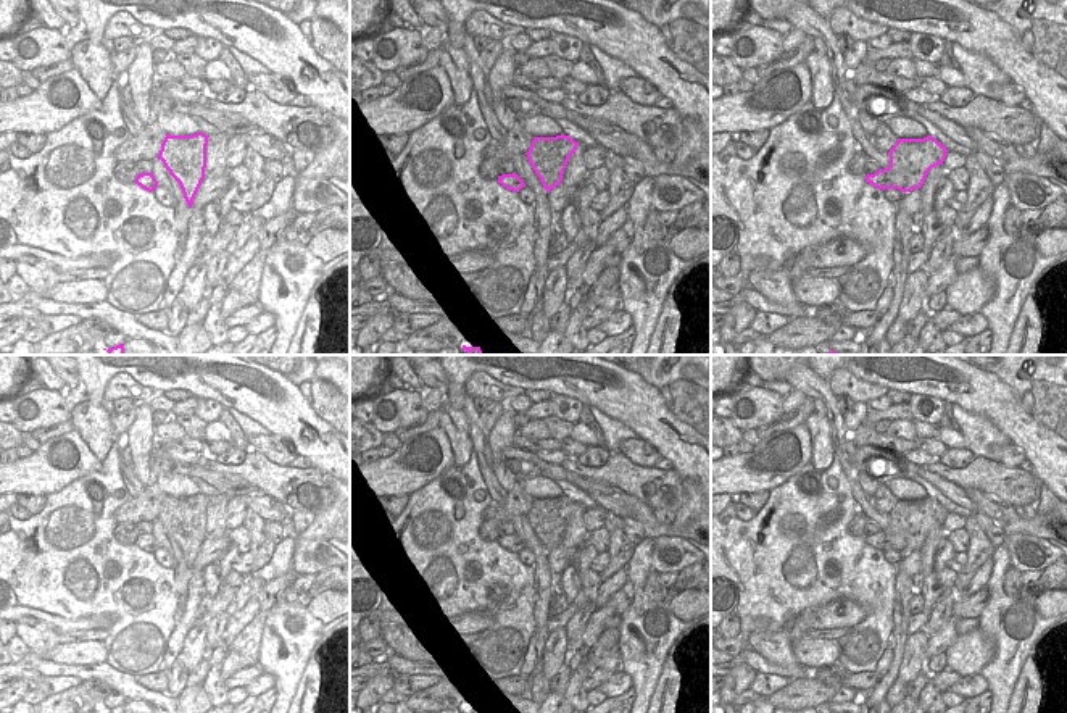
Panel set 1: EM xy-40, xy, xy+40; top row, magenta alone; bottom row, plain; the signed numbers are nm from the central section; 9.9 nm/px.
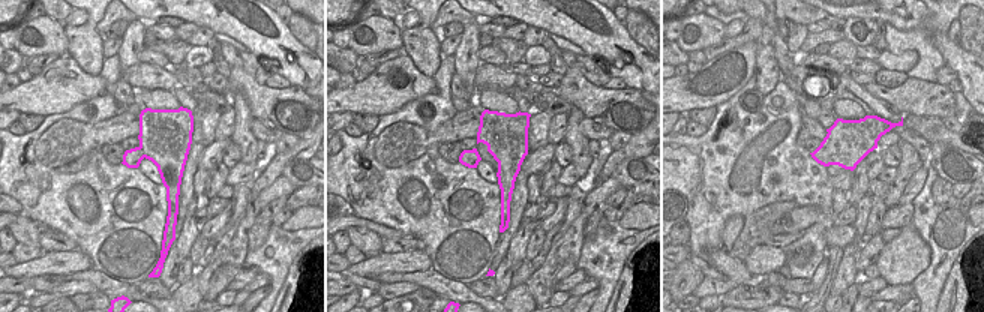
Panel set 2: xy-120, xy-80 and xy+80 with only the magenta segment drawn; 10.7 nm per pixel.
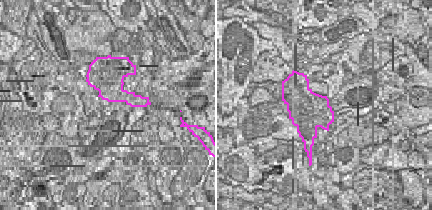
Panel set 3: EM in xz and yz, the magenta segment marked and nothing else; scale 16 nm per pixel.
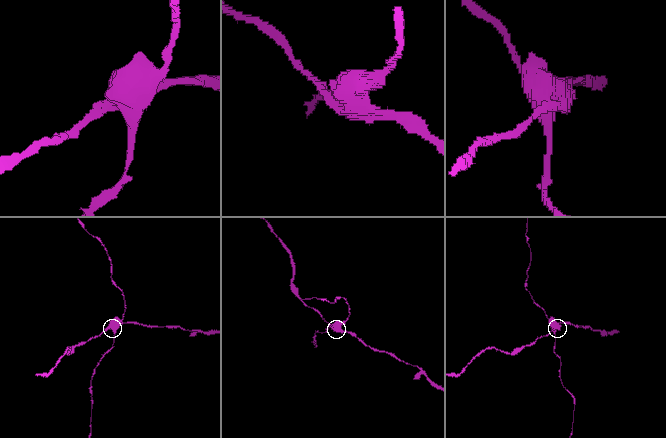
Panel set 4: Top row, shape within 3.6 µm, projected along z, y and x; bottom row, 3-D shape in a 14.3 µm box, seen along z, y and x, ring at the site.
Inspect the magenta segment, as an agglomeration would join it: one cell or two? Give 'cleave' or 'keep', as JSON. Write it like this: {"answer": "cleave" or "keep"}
{"answer": "cleave"}

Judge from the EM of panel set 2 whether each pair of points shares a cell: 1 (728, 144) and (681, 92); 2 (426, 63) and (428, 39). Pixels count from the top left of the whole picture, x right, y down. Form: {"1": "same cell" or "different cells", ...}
{"1": "different cells", "2": "same cell"}

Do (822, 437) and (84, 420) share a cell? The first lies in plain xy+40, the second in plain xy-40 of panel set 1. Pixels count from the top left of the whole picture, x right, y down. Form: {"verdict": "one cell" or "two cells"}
{"verdict": "one cell"}

